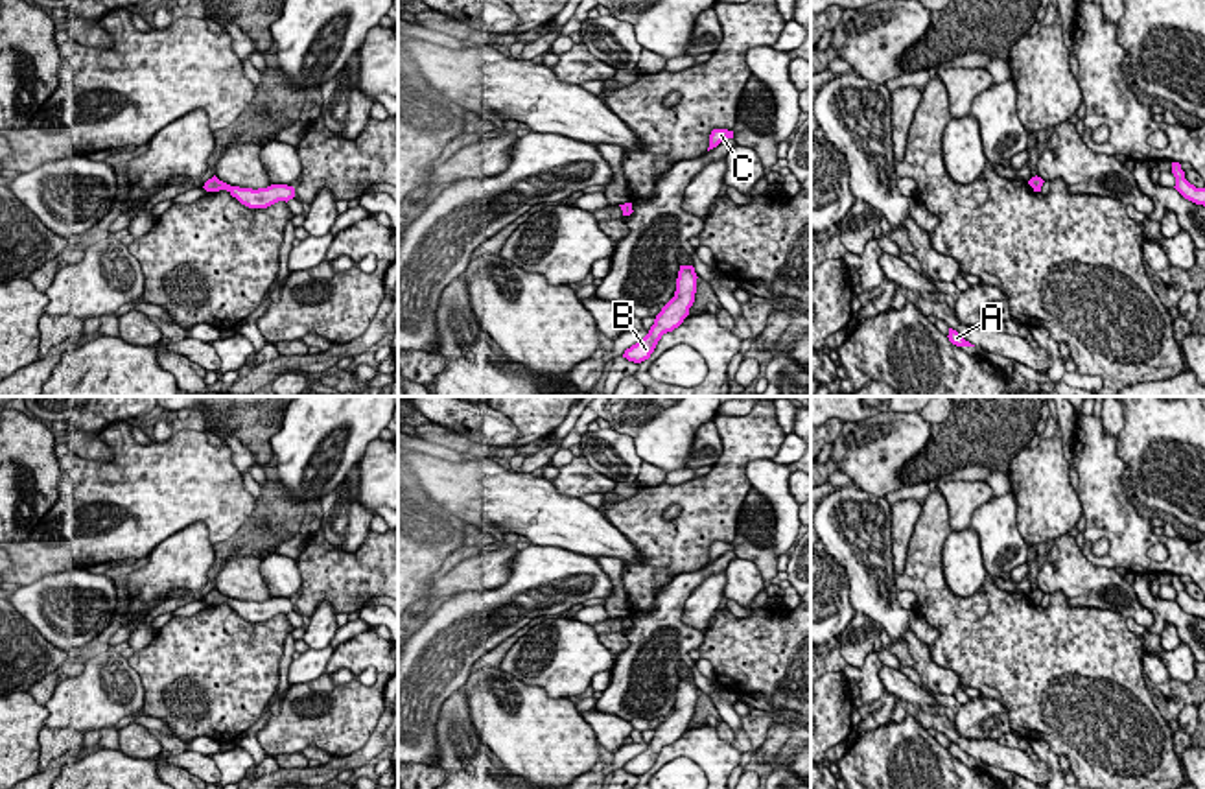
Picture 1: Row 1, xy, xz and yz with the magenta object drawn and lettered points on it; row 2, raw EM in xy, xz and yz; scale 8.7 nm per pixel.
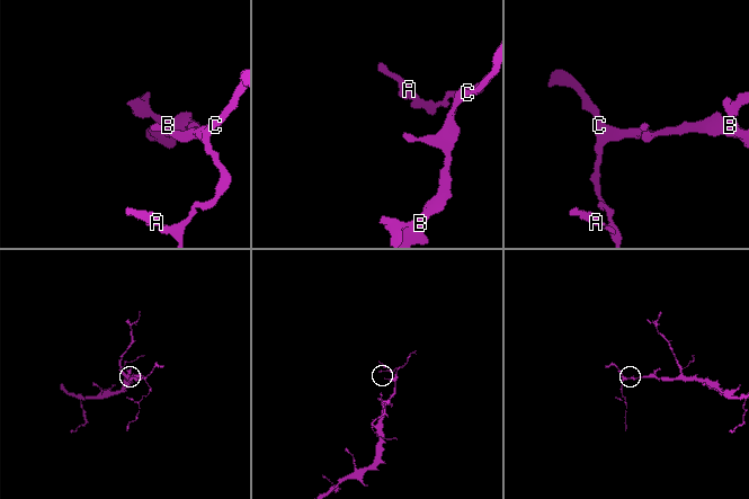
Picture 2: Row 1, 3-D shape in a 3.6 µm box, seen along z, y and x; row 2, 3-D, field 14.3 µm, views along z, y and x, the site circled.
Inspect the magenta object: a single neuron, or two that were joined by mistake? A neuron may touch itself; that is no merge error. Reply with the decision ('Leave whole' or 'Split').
Leave whole

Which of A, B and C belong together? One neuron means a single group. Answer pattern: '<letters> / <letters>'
A B C

